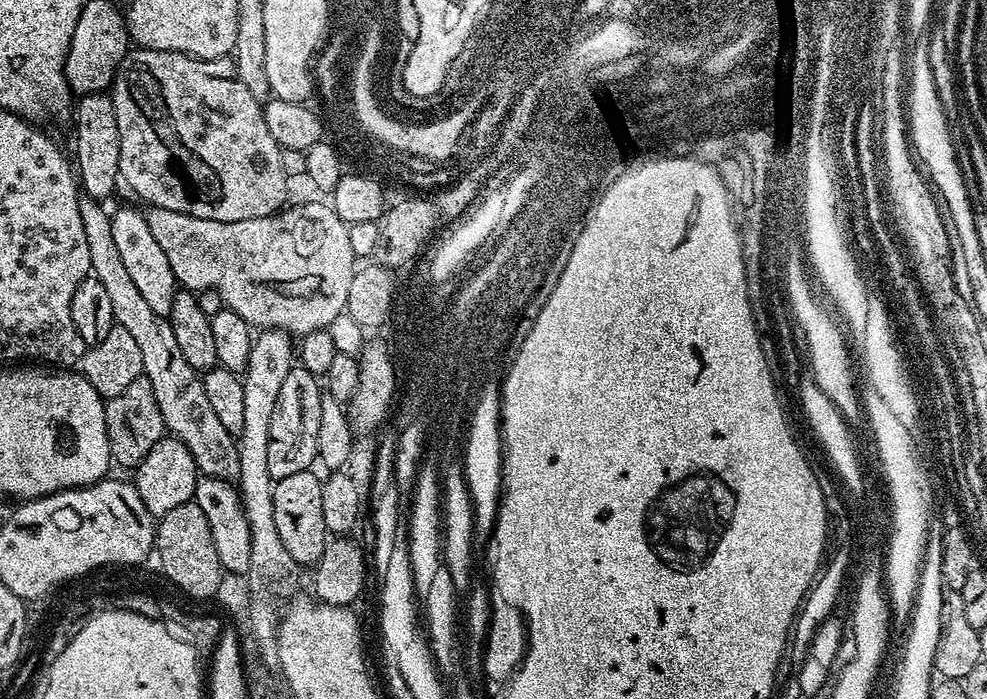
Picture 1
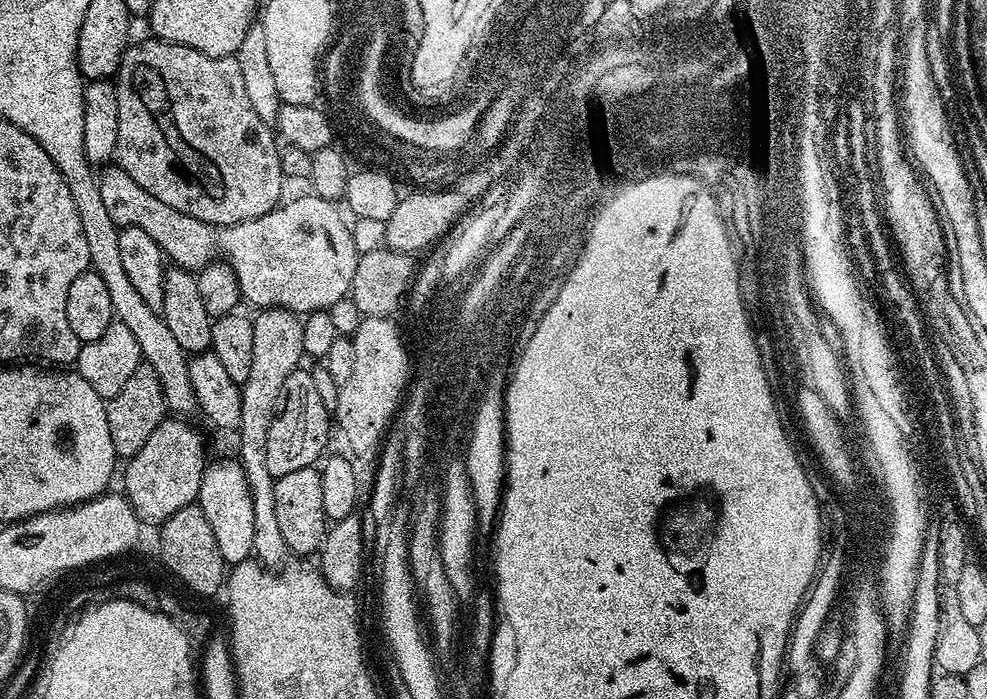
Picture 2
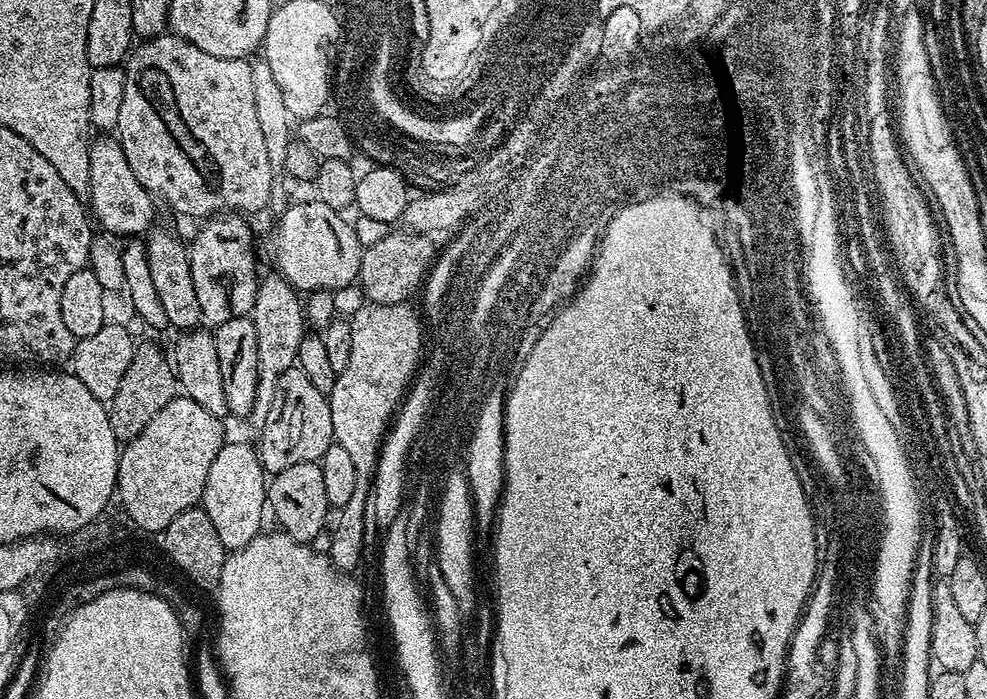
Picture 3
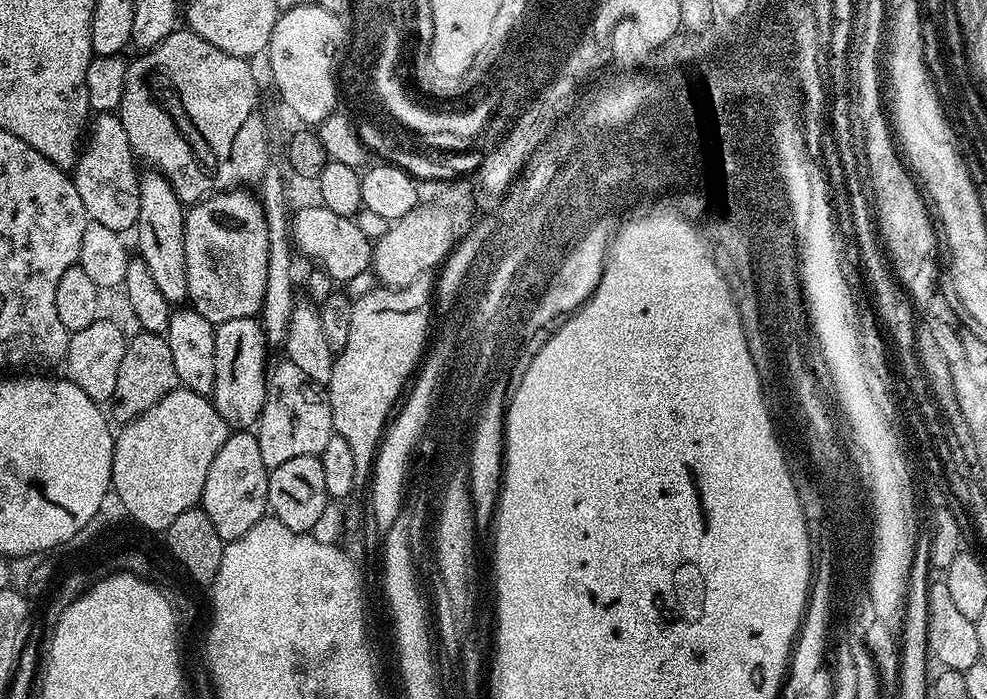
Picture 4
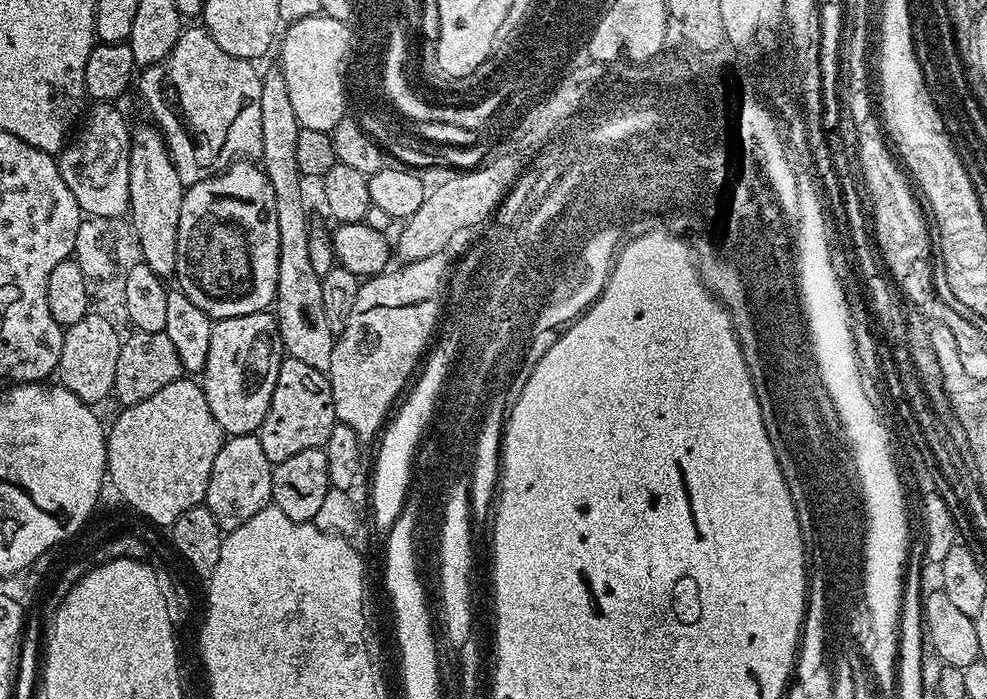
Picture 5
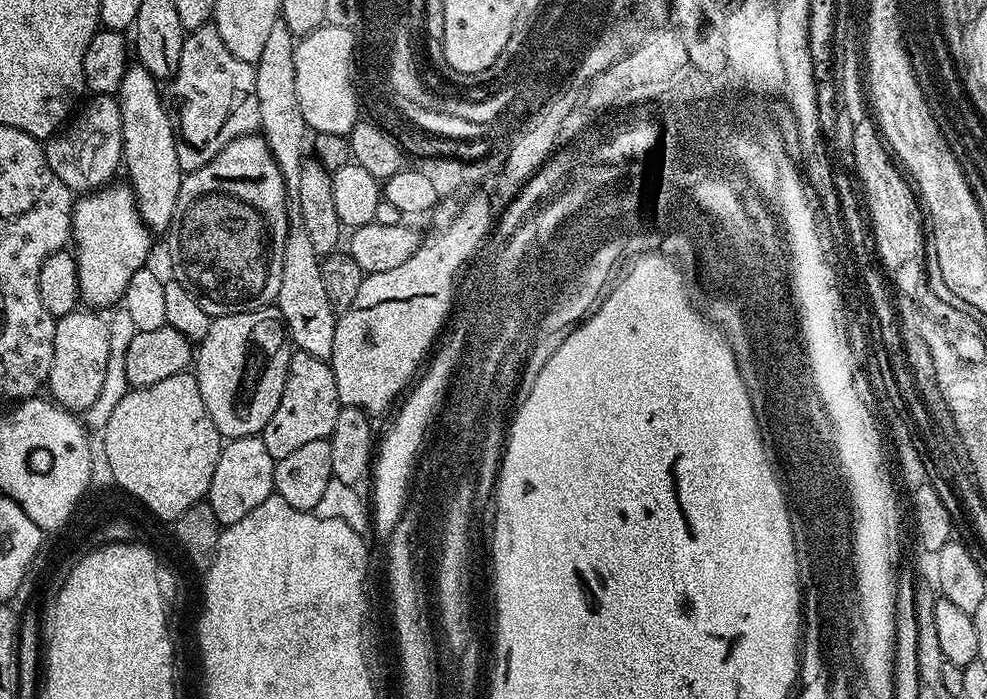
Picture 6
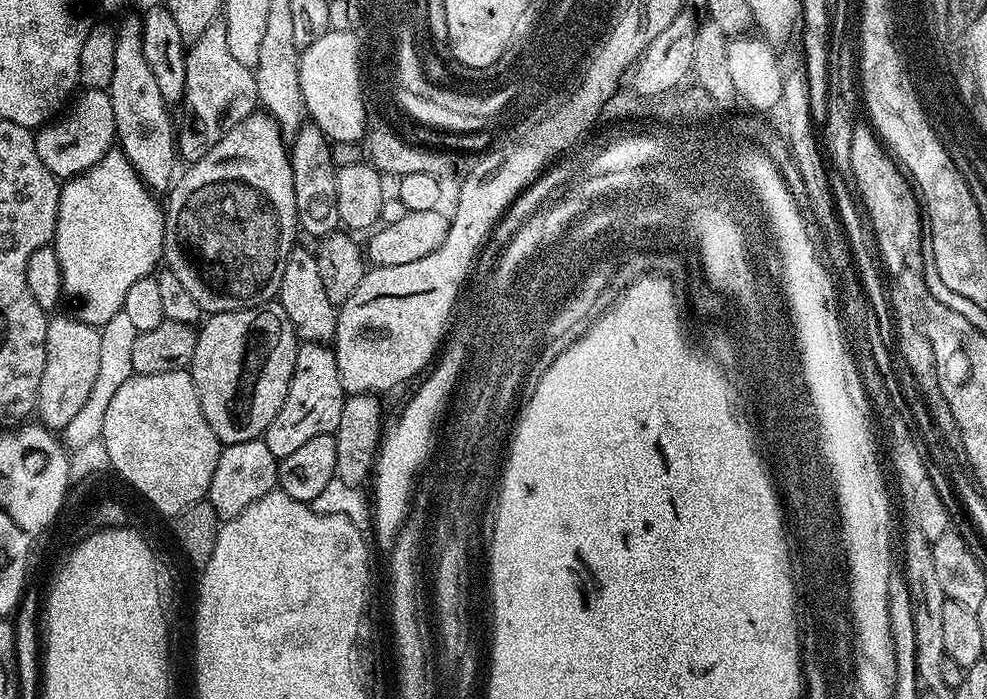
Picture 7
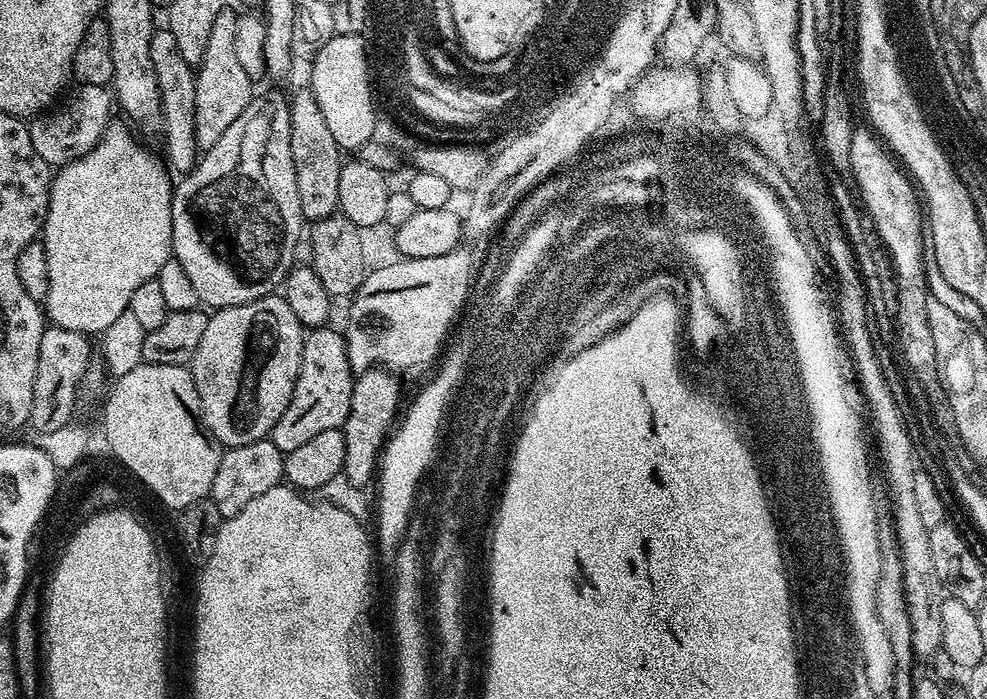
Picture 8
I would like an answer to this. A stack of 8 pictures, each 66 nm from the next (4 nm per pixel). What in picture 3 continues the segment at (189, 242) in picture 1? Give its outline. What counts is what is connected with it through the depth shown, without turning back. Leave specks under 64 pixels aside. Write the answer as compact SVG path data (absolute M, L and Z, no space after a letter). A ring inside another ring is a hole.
M104 134L99 138L93 139L90 144L90 210L94 215L95 221L101 224L108 232L113 232L116 236L123 238L136 238L149 231L152 219L156 216L154 197L151 192L146 191L142 182L134 178L134 170L130 170L130 162L126 162L126 154L122 154L122 146L119 139L112 134ZM309 198L305 204L289 203L288 209L278 217L280 225L272 236L272 252L276 255L274 268L301 293L344 288L359 277L362 249L351 223L340 216L343 215L337 209Z

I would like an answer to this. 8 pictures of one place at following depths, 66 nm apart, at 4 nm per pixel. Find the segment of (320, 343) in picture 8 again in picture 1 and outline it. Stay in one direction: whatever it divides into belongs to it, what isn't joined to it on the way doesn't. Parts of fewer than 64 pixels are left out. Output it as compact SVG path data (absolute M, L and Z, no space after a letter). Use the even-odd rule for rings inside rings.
M293 366L283 379L270 420L270 440L267 447L267 465L273 481L289 474L307 472L318 460L318 430L322 422L322 384L310 370Z

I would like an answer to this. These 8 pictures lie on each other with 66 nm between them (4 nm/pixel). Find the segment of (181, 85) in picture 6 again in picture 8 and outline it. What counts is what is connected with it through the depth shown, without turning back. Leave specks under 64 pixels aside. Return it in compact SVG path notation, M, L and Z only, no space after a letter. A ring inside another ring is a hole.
M231 10L220 12L218 18L214 18L214 26L210 29L210 42L206 42L206 54L195 69L194 134L197 149L200 150L214 146L254 98L254 82L246 74L246 70L242 70L234 51L236 18L237 13Z

